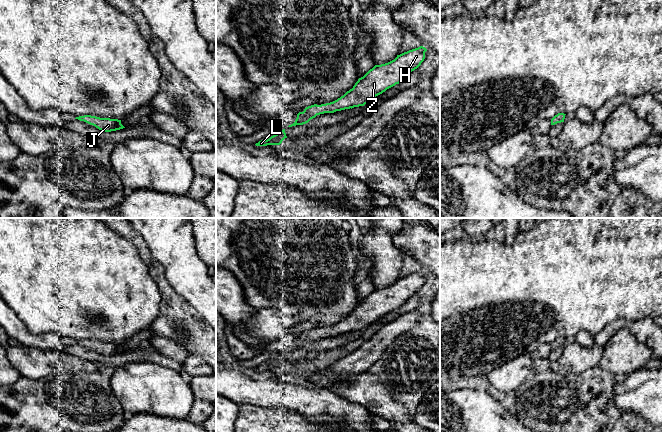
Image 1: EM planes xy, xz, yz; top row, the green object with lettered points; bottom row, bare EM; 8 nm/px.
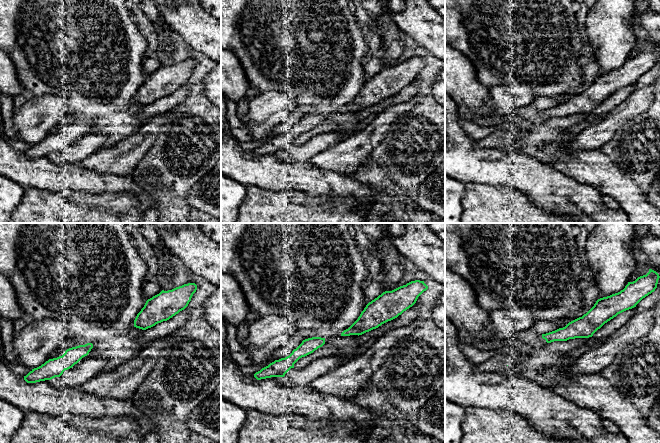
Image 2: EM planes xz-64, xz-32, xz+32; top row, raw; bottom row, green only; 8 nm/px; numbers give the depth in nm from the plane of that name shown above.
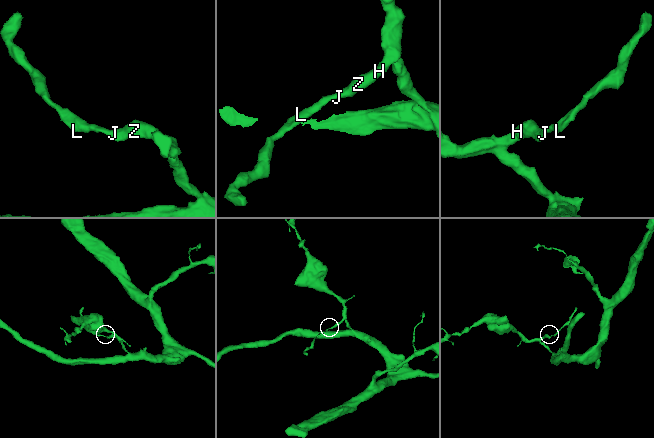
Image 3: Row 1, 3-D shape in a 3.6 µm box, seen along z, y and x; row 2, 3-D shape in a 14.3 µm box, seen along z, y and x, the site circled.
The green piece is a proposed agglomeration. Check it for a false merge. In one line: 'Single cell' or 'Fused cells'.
Single cell

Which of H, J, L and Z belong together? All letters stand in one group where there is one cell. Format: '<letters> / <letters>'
H J L Z

